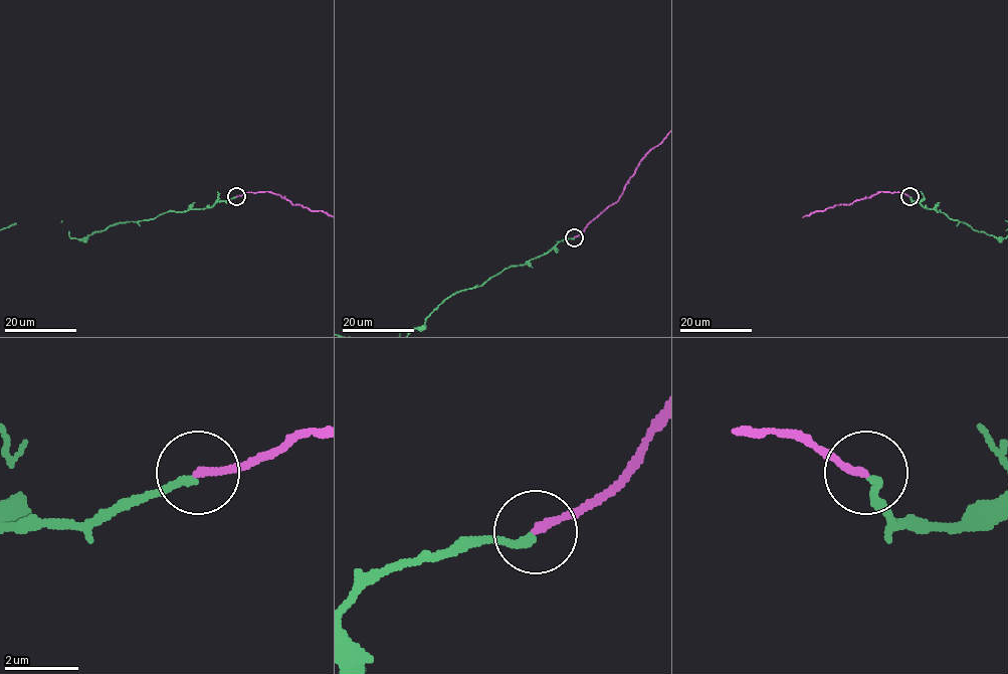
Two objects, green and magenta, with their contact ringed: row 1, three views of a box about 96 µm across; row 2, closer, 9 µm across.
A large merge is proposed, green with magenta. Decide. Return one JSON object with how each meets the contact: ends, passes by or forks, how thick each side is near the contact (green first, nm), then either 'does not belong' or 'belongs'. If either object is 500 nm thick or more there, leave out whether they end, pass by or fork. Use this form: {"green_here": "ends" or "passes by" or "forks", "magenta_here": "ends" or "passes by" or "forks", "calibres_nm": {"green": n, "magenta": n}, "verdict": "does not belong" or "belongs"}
{"green_here": "ends", "magenta_here": "ends", "calibres_nm": {"green": 200, "magenta": 200}, "verdict": "does not belong"}

